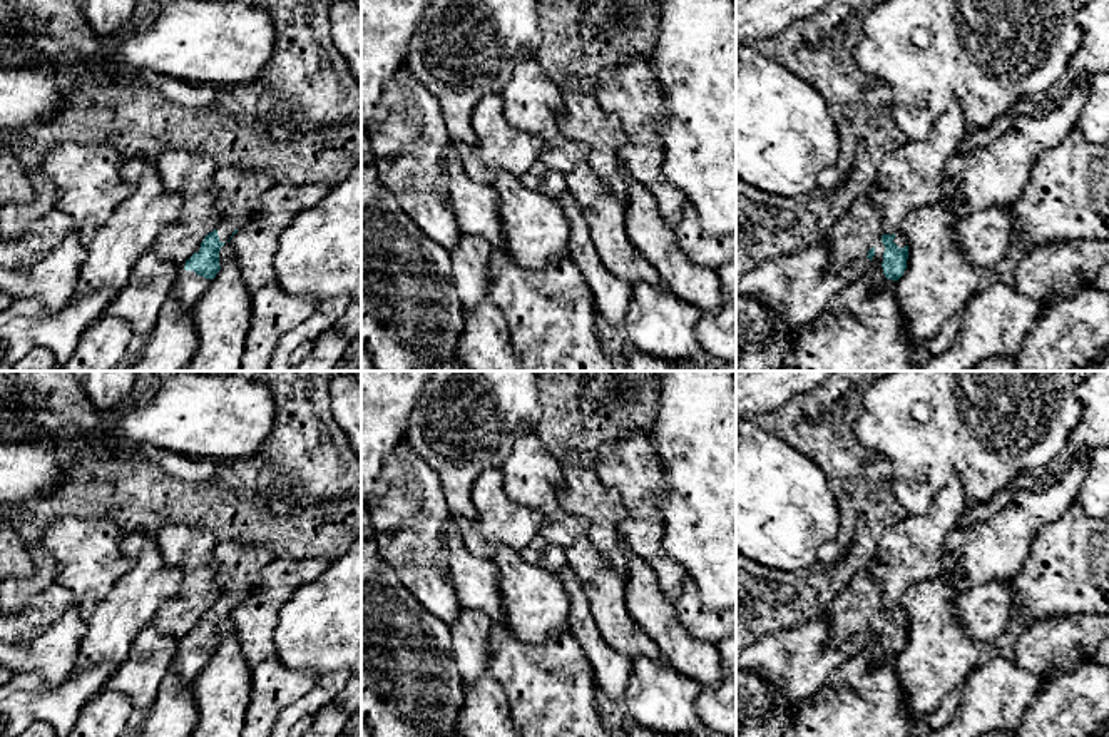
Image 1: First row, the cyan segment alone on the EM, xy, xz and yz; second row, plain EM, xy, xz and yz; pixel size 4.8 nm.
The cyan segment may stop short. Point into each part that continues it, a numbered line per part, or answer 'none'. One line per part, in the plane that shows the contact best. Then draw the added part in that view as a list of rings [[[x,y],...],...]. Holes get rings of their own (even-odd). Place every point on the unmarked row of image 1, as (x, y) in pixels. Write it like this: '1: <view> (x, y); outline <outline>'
1: xy (224, 604); outline [[[236,595],[219,597],[216,602],[219,615],[227,617],[236,603],[238,603]]]
2: yz (858, 604); outline [[[865,568],[850,580],[826,610],[830,642],[843,643],[846,638],[866,632],[873,622],[871,640],[875,642],[875,658],[880,662],[895,662],[897,655],[887,653],[883,648],[885,620],[882,610],[882,582]]]

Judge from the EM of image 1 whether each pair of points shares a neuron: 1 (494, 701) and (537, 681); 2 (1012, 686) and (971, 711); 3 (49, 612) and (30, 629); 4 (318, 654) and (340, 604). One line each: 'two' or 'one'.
1: two
2: one
3: one
4: one

